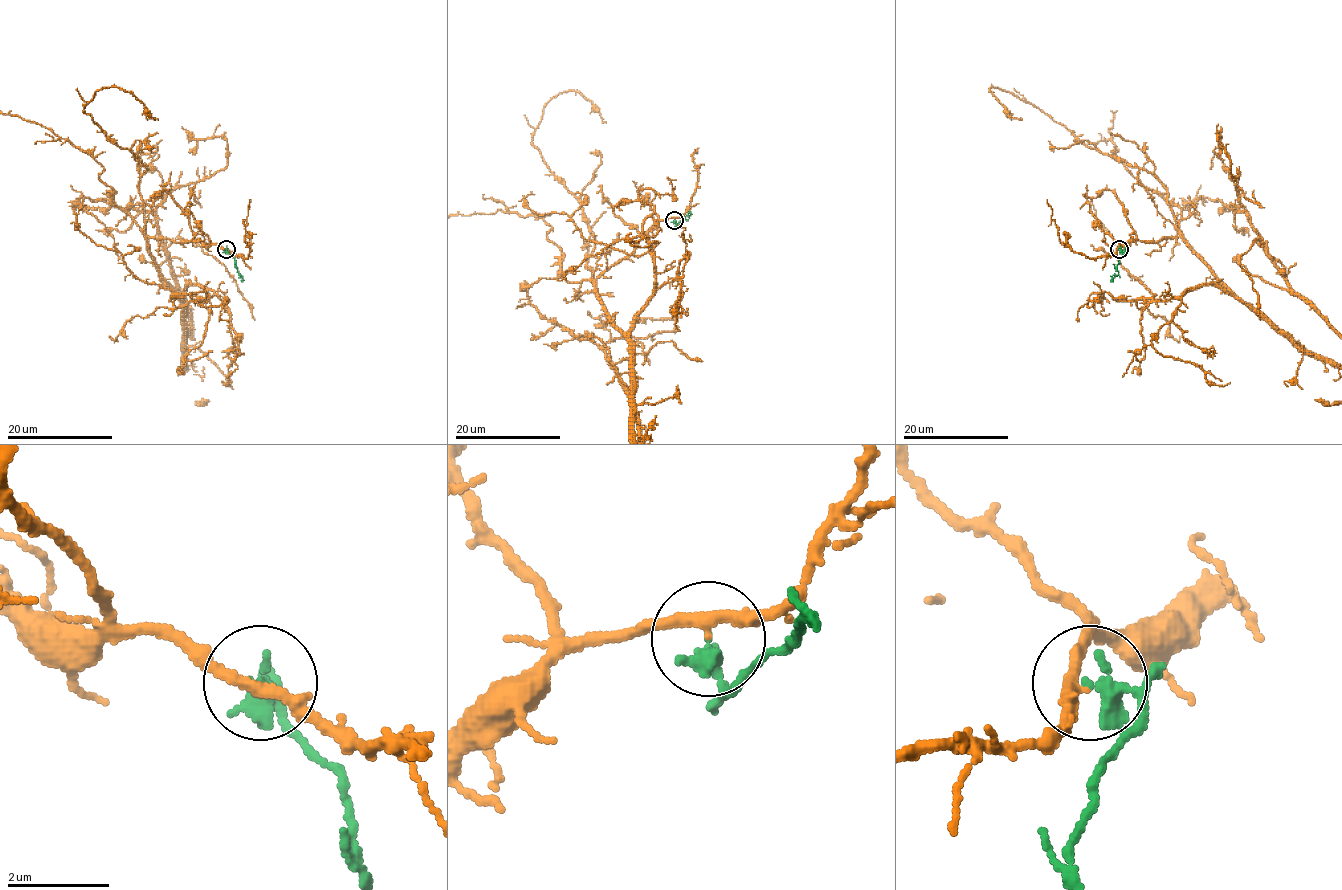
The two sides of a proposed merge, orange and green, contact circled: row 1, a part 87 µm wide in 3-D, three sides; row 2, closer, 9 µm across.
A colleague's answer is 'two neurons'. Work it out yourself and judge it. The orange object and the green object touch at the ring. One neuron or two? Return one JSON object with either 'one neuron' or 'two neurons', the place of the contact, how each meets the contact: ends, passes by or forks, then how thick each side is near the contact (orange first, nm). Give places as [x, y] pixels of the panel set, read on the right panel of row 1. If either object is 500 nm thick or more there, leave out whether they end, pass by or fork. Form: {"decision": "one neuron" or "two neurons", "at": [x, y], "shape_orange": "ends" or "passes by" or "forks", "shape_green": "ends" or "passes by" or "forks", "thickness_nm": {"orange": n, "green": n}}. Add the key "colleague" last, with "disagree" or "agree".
{"decision": "two neurons", "at": [1119, 249], "shape_orange": "passes by", "shape_green": "passes by", "thickness_nm": {"orange": 220, "green": 280}, "colleague": "agree"}

